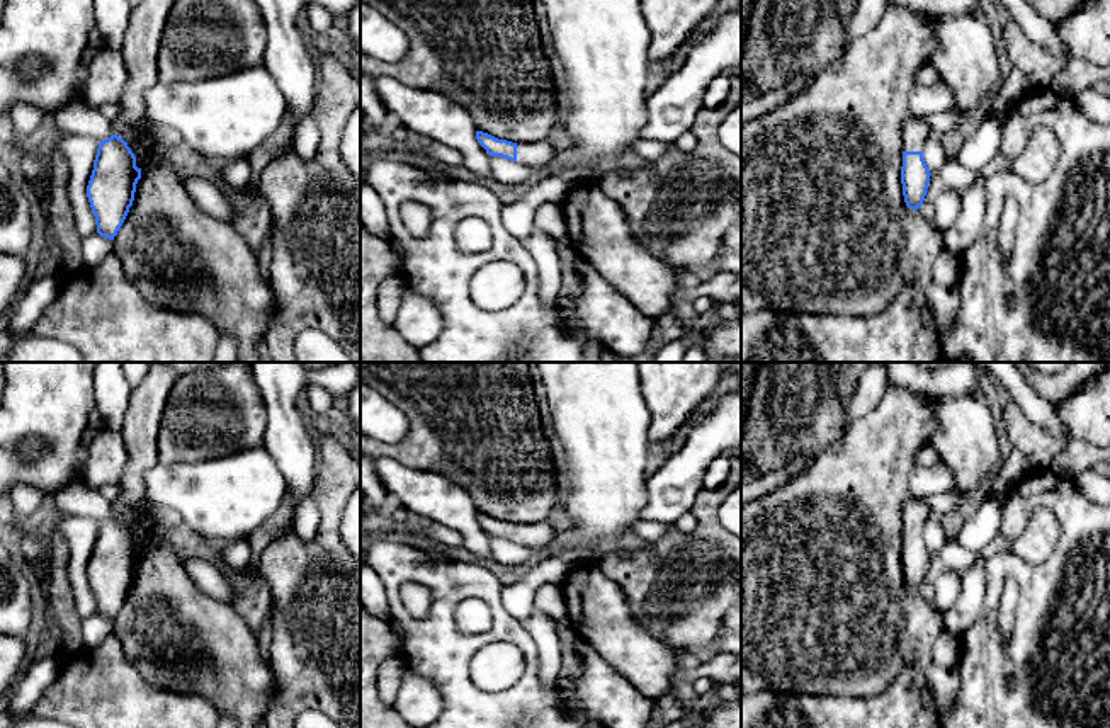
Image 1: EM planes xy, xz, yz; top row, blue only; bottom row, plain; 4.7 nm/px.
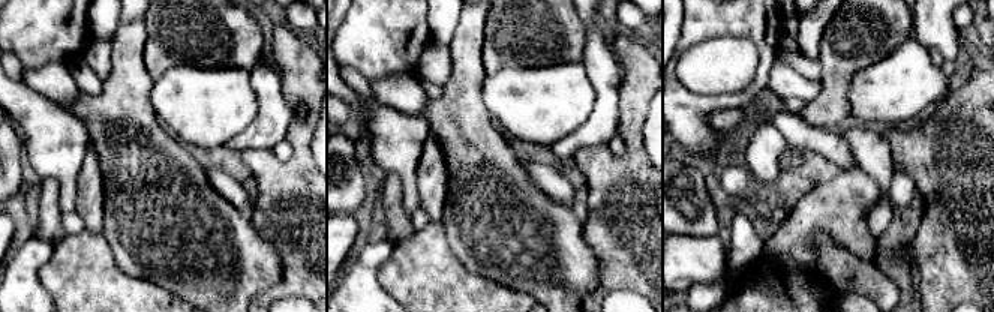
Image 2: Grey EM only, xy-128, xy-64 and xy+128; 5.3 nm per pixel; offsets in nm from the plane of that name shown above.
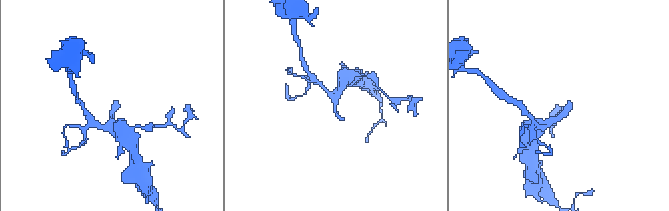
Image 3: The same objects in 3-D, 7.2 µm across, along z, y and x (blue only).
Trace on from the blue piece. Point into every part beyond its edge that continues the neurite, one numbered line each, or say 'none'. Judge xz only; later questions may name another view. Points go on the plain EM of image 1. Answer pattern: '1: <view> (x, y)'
1: xz (543, 536)

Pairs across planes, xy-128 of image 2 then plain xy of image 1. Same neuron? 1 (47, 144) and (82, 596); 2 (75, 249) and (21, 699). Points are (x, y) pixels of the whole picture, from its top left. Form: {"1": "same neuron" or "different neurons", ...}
{"1": "same neuron", "2": "different neurons"}

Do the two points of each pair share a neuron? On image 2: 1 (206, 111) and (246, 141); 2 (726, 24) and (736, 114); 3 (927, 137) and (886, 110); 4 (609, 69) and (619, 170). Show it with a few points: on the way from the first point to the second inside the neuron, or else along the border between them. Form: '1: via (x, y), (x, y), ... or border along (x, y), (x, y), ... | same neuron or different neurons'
1: border along (257, 105), (254, 119), (224, 146) | different neurons
2: border along (739, 107), (714, 110), (708, 117), (708, 123) | different neurons
3: border along (924, 113), (918, 117) | different neurons
4: border along (618, 95), (619, 131) | different neurons

